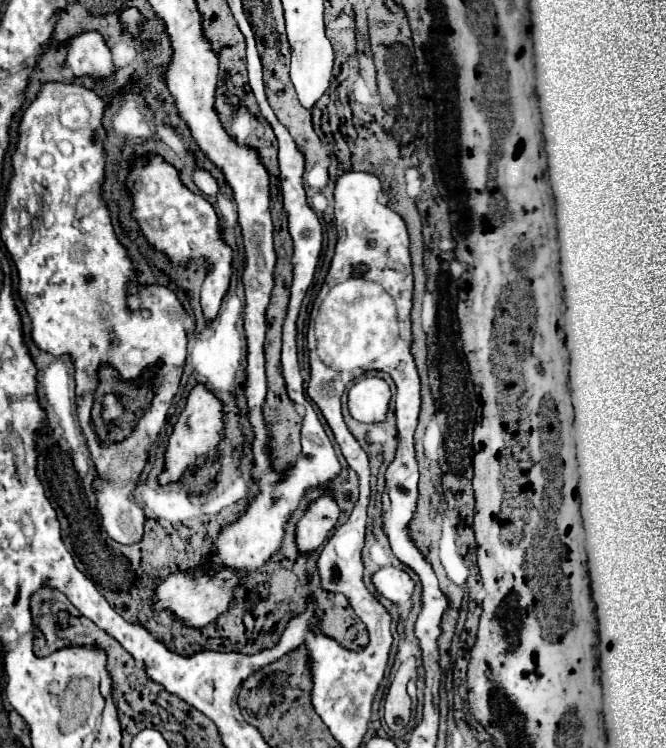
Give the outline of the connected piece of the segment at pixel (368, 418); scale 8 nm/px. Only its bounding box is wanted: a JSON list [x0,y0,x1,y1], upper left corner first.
[347,376,391,422]

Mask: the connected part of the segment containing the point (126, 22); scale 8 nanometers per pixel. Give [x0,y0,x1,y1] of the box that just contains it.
[121,8,143,36]

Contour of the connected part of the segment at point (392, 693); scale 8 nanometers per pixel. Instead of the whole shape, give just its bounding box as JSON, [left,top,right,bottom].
[385,658,417,730]

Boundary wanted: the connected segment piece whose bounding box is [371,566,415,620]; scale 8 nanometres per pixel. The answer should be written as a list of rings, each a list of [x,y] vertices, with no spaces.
[[[389,566],[389,568],[377,570],[371,576],[371,582],[383,598],[387,598],[389,602],[393,602],[399,608],[399,618],[405,620],[411,610],[411,592],[415,588],[409,574],[405,570]]]

